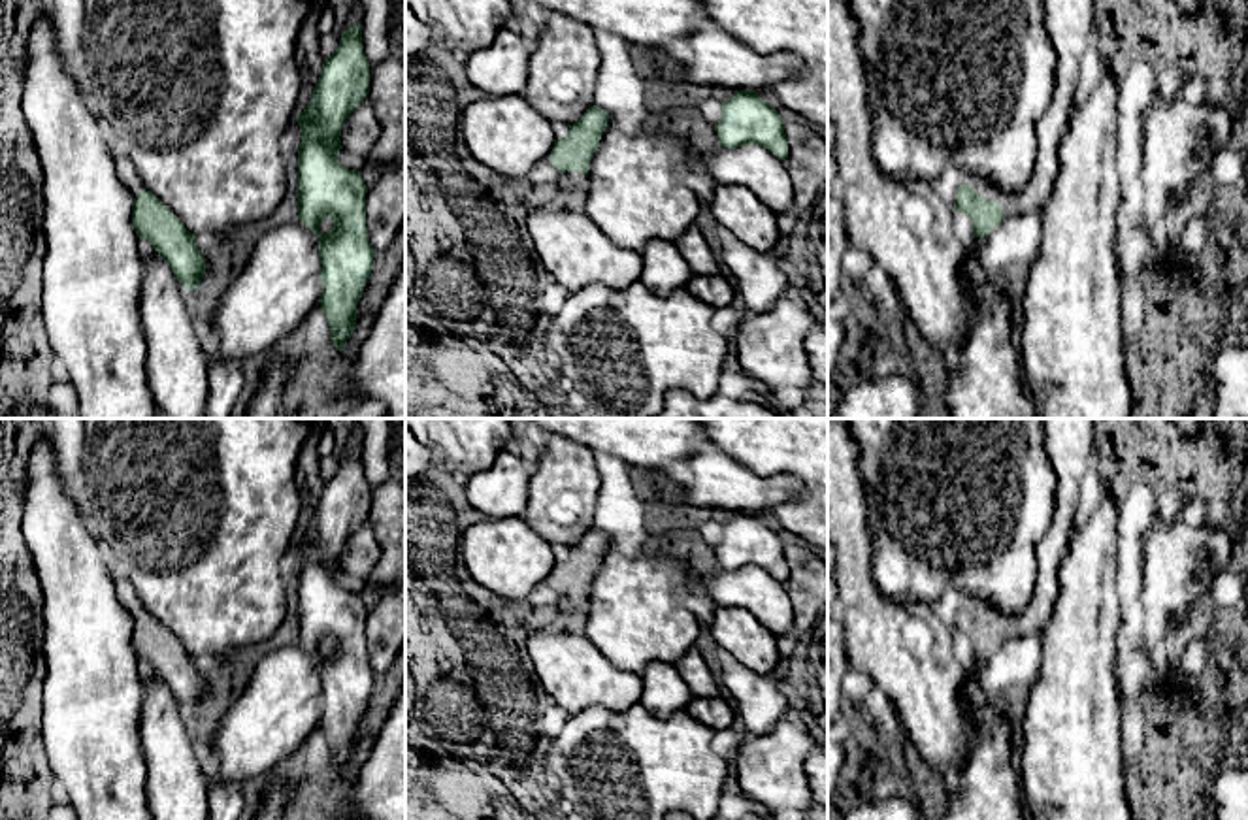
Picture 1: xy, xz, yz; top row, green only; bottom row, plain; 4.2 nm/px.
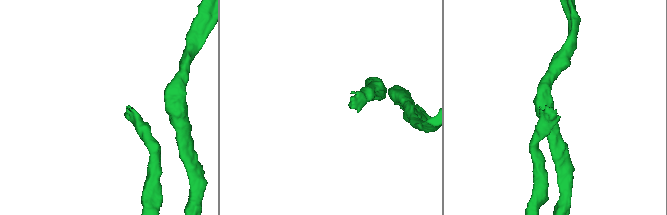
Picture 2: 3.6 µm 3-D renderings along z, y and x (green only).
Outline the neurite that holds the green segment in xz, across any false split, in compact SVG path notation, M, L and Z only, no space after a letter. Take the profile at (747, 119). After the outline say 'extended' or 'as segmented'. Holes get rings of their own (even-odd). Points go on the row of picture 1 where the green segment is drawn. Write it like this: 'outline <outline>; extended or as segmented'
outline M737 90L722 102L722 117L714 124L720 145L735 149L760 145L779 160L788 158L784 123L777 109L758 96L756 90Z; as segmented

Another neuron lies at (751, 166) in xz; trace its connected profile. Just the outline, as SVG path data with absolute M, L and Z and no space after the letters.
M718 145L701 156L701 170L720 187L745 187L777 215L792 209L792 177L784 160L760 145Z

